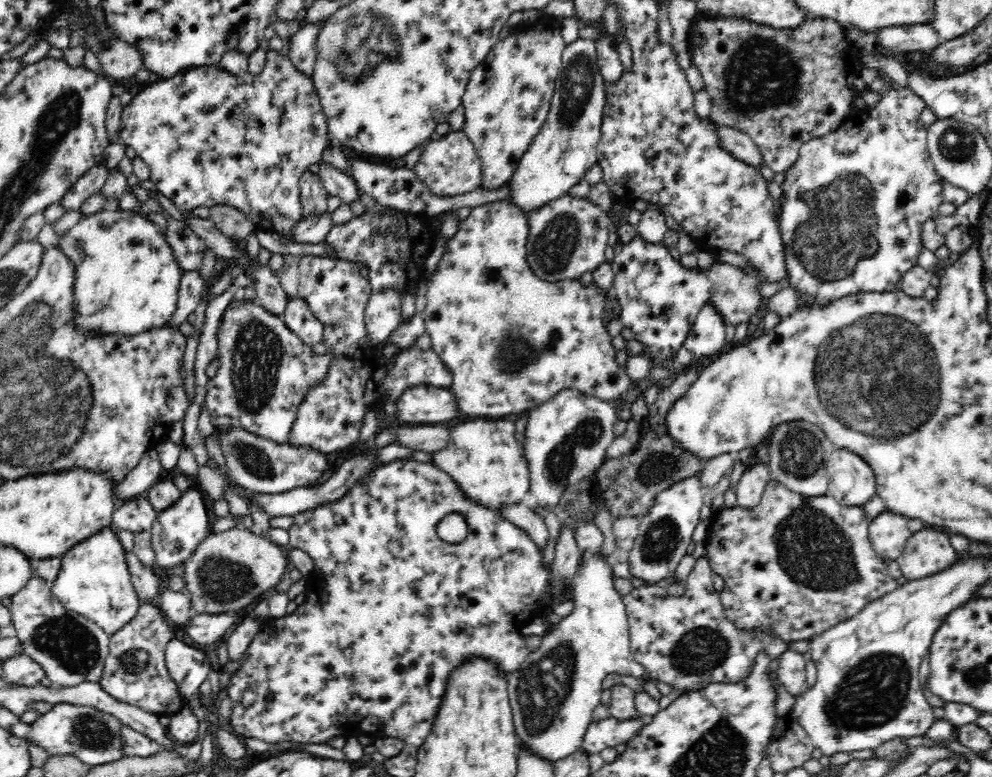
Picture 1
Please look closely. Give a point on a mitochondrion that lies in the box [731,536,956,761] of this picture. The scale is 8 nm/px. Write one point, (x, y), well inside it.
(871, 693)

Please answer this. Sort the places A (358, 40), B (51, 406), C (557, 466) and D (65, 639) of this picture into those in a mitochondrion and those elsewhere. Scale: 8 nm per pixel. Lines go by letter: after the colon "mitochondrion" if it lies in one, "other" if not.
A: mitochondrion
B: mitochondrion
C: mitochondrion
D: mitochondrion

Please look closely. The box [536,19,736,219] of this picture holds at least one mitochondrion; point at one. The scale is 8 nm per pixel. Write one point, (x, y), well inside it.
(577, 85)

